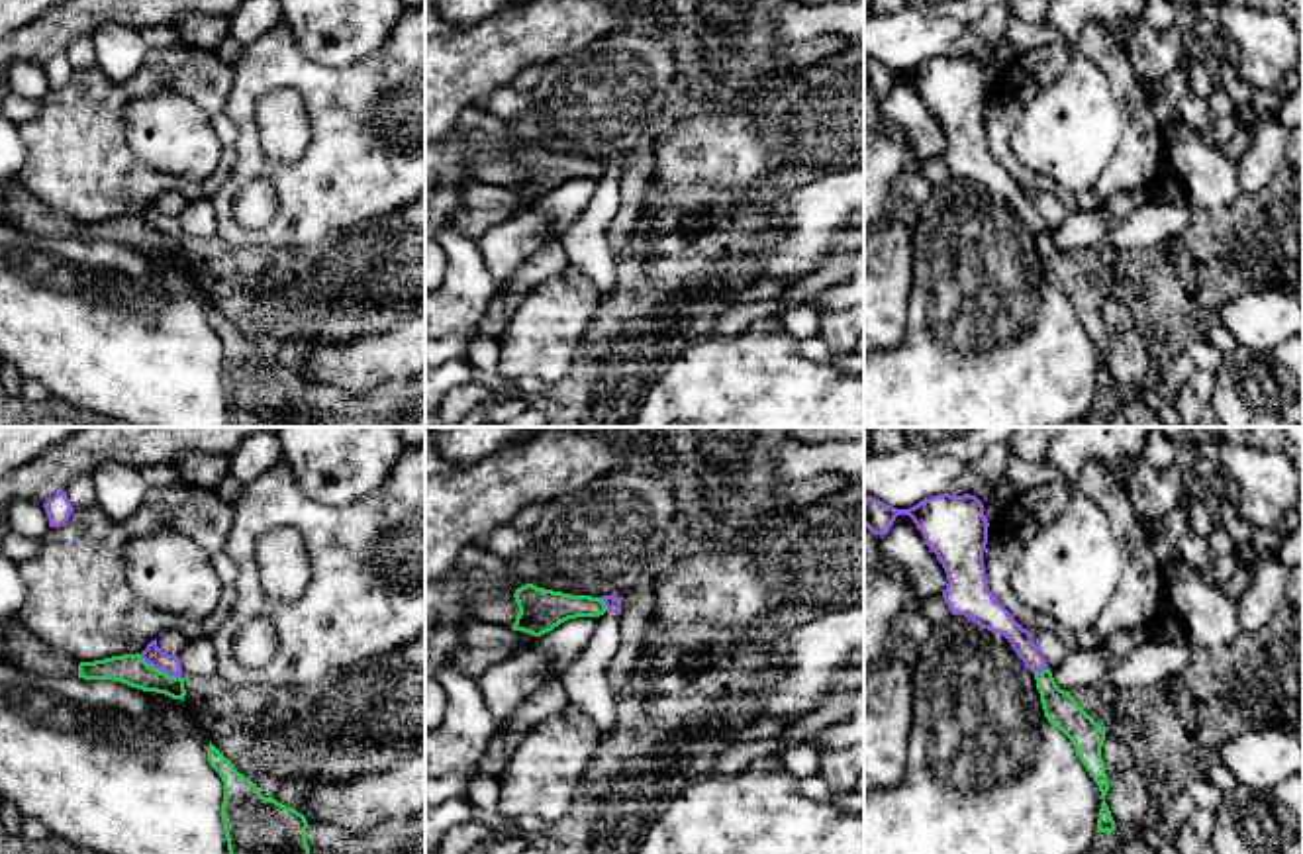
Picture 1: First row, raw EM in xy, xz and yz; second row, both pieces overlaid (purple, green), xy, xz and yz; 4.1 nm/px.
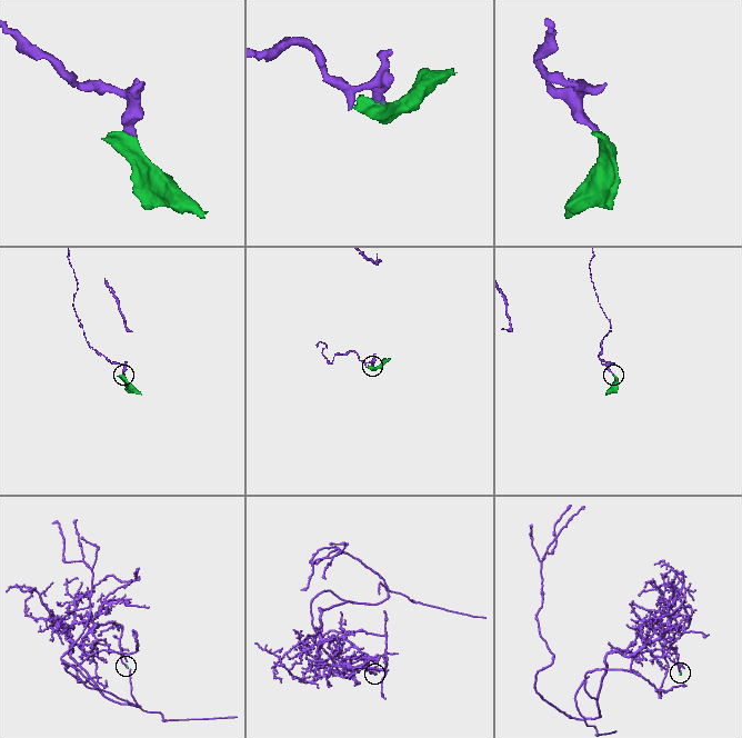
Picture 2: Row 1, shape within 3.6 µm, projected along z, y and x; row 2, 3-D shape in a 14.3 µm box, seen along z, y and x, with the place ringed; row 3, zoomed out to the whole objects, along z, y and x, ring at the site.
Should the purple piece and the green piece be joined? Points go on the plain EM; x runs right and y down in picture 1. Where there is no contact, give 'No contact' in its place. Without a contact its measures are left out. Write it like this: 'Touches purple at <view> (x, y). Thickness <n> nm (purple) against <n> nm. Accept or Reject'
Touches purple at xy (161, 232). Thickness 80 nm (purple) against 130 nm. Reject

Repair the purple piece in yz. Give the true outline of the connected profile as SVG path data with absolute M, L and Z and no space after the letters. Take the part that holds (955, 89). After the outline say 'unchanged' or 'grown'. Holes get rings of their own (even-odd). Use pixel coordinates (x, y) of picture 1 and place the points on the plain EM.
M939 55L909 71L895 71L872 57L864 61L864 86L874 96L888 96L897 76L913 80L942 125L948 141L942 159L950 174L1003 196L1033 235L1048 231L1033 194L1023 190L988 149L984 110L989 84L982 63L970 55Z; unchanged

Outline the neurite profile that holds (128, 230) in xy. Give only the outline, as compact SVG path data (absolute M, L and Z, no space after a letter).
M16 178L0 182L0 200L8 210L4 221L18 225L31 235L114 241L143 253L165 255L172 261L184 261L186 257L184 239L174 239L153 229L141 219L141 215L78 223L72 217L43 206L37 198L27 194Z

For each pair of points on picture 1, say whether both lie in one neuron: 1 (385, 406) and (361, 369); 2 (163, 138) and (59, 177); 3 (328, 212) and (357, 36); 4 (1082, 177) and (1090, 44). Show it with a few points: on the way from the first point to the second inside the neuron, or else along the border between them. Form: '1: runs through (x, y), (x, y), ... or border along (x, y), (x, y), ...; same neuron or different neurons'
1: border along (404, 377), (365, 392), (343, 392), (330, 384); different neurons
2: border along (128, 104), (130, 149), (144, 163), (171, 175); different neurons
3: border along (388, 32), (347, 65), (308, 59); different neurons
4: border along (1088, 20), (1080, 32), (1080, 51), (1111, 83); different neurons

